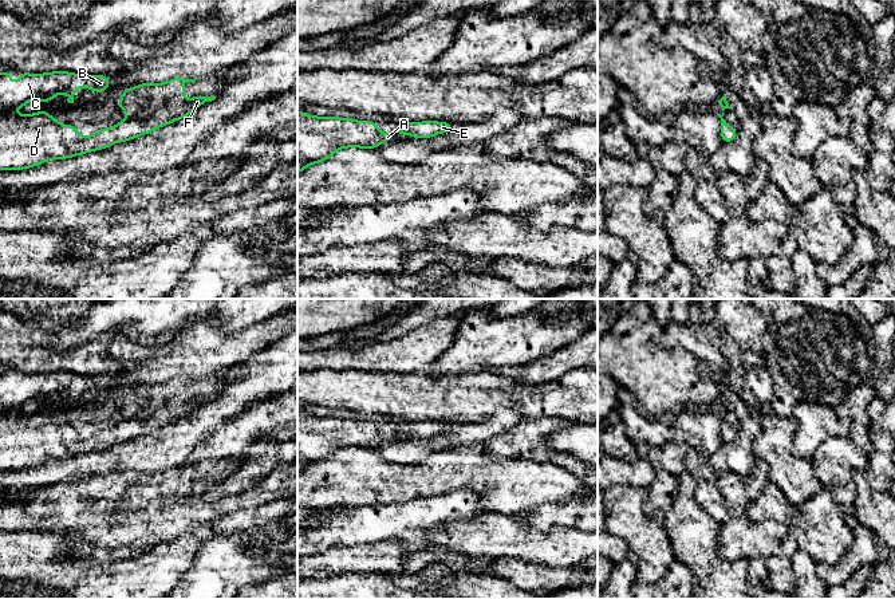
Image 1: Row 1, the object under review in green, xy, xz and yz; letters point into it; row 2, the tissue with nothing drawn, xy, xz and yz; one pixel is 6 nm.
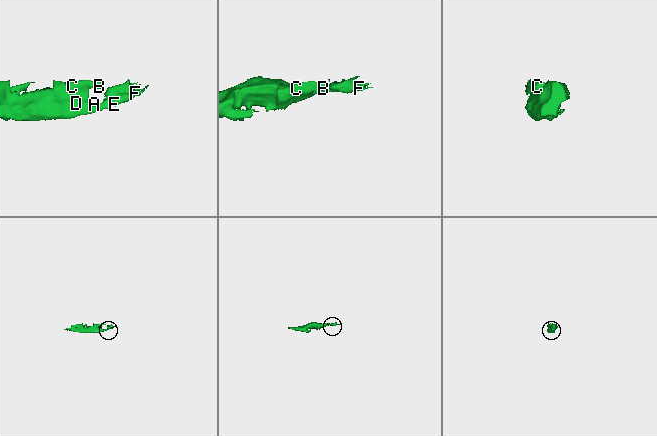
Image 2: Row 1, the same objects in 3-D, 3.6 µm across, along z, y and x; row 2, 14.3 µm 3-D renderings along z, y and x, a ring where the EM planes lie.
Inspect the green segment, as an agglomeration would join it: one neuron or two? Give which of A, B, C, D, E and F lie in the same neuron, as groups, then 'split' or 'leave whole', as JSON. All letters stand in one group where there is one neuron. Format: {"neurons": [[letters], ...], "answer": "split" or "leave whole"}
{"neurons": [["A", "B", "C", "D", "E", "F"]], "answer": "leave whole"}

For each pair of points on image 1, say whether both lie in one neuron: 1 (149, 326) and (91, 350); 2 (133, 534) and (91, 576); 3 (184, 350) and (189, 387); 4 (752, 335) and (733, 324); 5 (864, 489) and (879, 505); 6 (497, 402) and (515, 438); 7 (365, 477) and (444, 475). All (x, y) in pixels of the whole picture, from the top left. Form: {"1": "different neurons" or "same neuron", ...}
{"1": "different neurons", "2": "different neurons", "3": "different neurons", "4": "same neuron", "5": "same neuron", "6": "different neurons", "7": "same neuron"}

